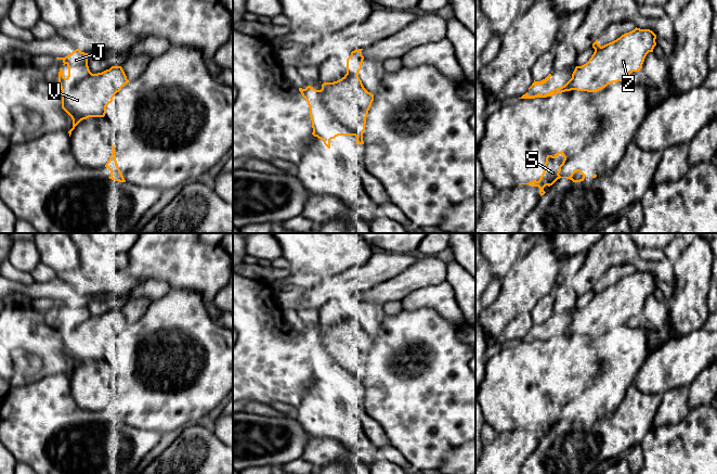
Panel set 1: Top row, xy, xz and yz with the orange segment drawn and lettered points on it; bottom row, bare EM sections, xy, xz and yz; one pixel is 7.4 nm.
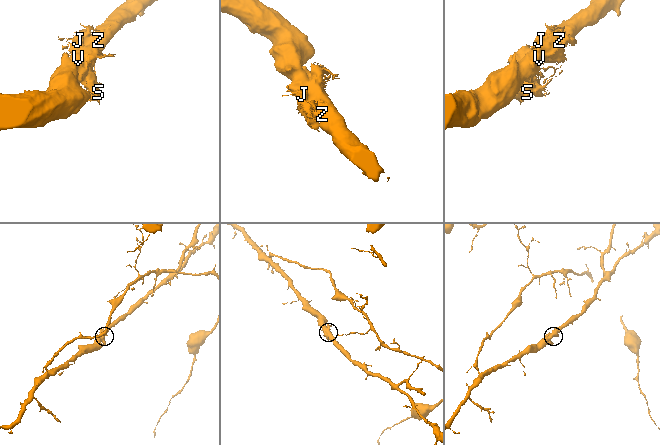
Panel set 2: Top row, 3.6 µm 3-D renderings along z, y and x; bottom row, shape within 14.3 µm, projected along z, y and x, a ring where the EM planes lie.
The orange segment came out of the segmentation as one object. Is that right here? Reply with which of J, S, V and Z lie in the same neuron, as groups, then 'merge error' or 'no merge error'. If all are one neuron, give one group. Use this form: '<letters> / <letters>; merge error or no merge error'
J S V Z; no merge error

